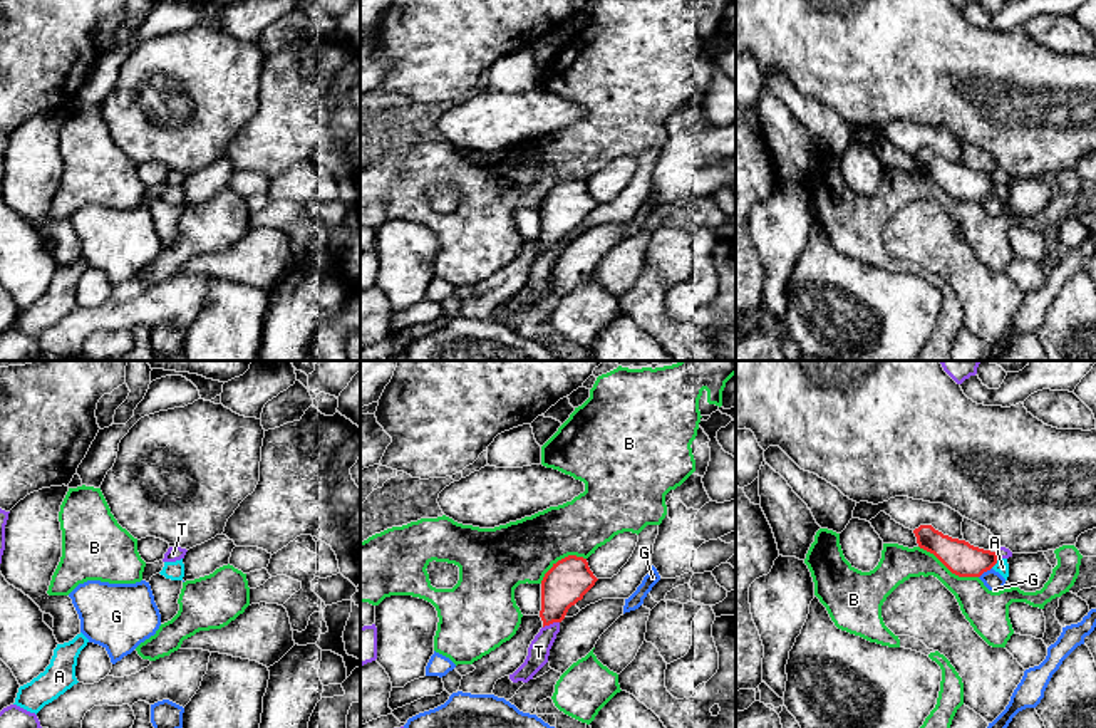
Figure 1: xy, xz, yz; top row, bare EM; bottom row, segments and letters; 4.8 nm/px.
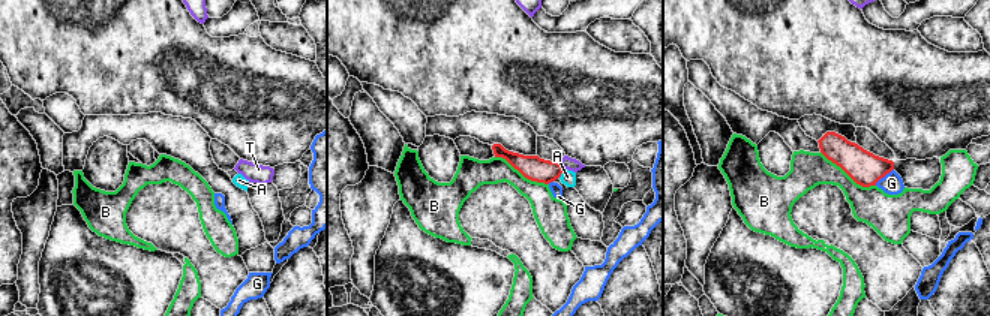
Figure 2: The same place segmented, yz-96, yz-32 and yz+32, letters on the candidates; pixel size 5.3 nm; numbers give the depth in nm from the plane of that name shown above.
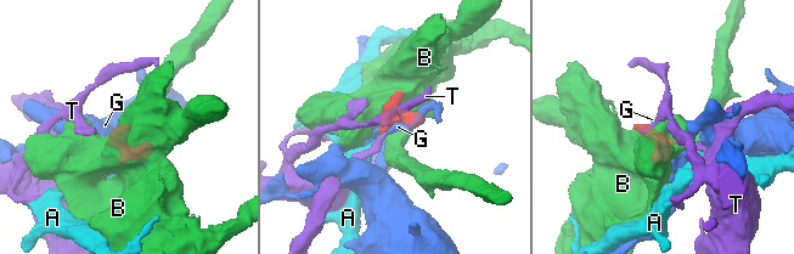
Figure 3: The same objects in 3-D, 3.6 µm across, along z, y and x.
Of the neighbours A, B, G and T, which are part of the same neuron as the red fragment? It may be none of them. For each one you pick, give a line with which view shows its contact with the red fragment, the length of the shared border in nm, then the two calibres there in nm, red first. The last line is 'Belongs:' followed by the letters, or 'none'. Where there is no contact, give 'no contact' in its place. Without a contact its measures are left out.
Belongs: none

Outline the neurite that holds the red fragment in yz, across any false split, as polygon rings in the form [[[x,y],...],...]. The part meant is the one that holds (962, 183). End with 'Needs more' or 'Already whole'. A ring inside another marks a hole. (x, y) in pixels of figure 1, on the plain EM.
[[[932,149],[913,154],[920,173],[933,178],[952,198],[959,201],[980,201],[997,188],[997,178],[952,163]]]. Already whole

